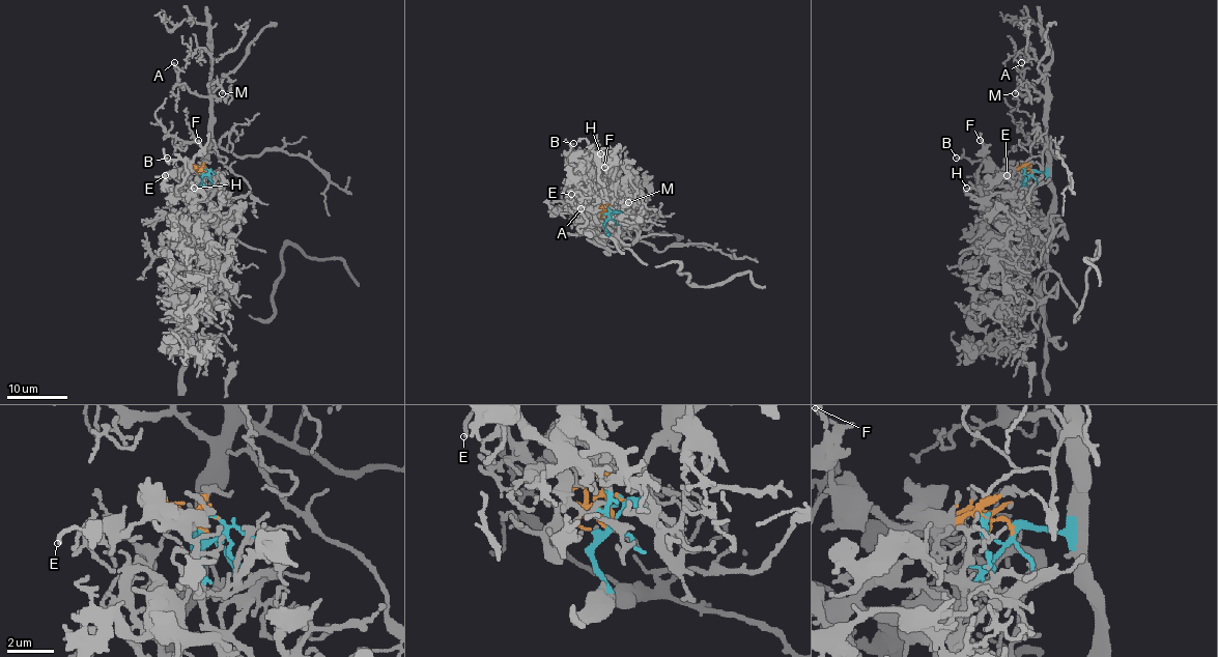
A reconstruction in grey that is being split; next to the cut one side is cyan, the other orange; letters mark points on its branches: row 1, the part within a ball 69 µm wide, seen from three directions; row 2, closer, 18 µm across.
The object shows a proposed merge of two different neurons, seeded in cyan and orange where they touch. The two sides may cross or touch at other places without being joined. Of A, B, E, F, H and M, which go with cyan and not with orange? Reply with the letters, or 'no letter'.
A, M

